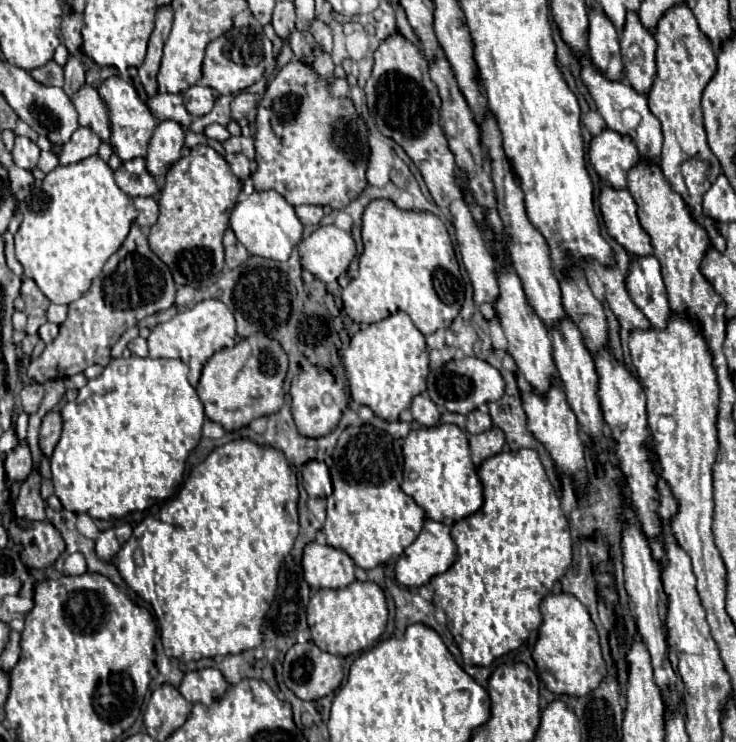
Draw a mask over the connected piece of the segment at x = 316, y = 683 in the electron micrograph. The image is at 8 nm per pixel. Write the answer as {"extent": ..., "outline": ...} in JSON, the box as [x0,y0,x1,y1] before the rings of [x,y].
{"extent":[282,640,344,700],"outline":[[[312,640],[306,644],[294,644],[284,658],[284,670],[282,670],[282,678],[284,684],[302,700],[320,700],[328,694],[332,694],[342,678],[344,678],[344,670],[342,664],[338,660],[338,656],[332,656],[328,652],[322,652]]]}

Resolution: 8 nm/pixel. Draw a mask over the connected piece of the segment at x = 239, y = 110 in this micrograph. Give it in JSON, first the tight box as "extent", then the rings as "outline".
{"extent":[232,92,256,120],"outline":[[[240,92],[232,100],[232,118],[242,120],[254,108],[256,108],[256,96],[248,94],[248,92]]]}

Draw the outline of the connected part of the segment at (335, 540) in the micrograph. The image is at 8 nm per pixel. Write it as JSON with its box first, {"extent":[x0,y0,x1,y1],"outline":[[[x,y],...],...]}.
{"extent":[323,424,426,570],"outline":[[[370,424],[350,426],[340,434],[332,458],[334,464],[330,468],[330,476],[333,493],[327,498],[326,514],[329,518],[323,526],[328,546],[344,550],[356,562],[356,566],[364,570],[372,570],[380,564],[386,564],[388,560],[398,560],[404,554],[406,546],[410,546],[410,542],[414,542],[414,538],[420,534],[422,524],[426,520],[424,510],[400,490],[402,484],[400,442],[394,440],[388,432],[378,430]]]}

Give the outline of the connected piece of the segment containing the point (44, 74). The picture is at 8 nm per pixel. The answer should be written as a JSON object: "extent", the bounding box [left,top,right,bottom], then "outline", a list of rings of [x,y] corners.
{"extent":[30,60,64,86],"outline":[[[50,60],[46,66],[42,66],[42,68],[34,68],[34,70],[30,70],[30,76],[36,80],[36,82],[40,82],[40,84],[44,84],[44,86],[62,86],[64,84],[64,68],[62,66],[58,66],[54,60]]]}

